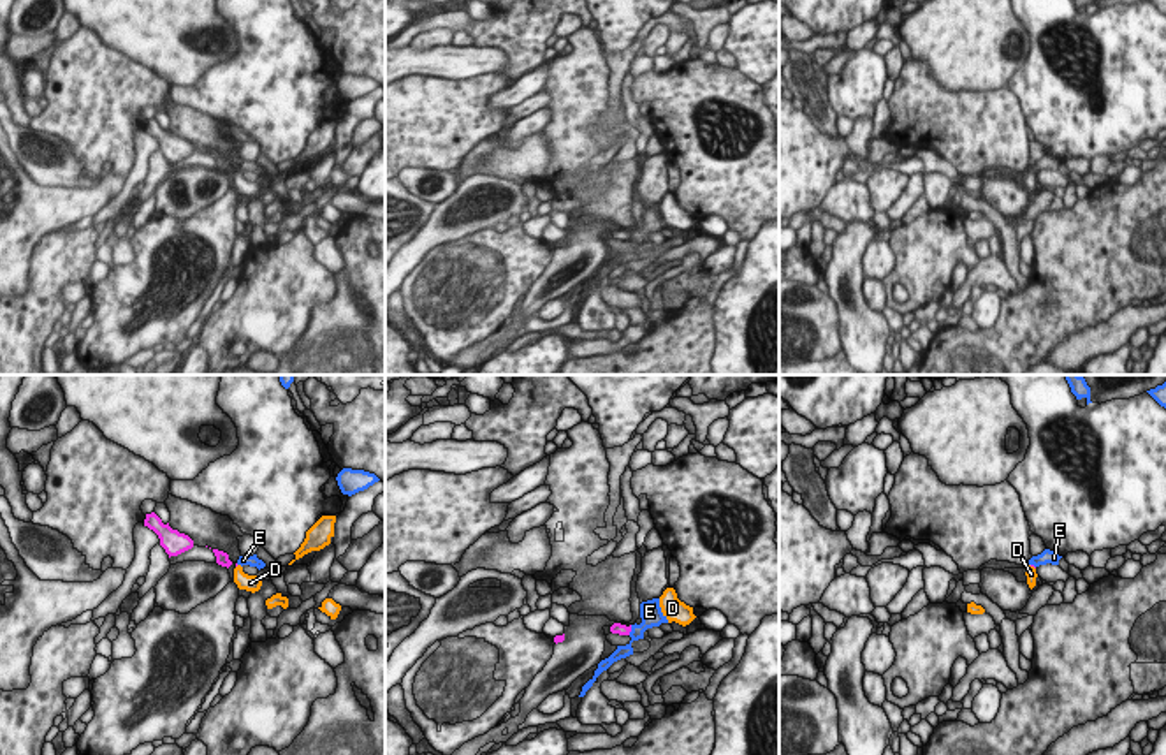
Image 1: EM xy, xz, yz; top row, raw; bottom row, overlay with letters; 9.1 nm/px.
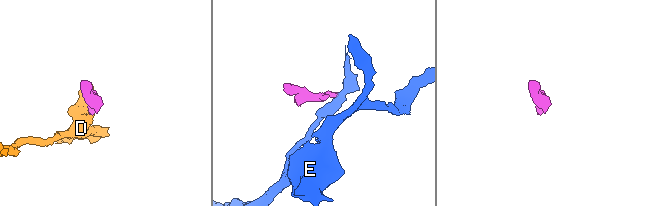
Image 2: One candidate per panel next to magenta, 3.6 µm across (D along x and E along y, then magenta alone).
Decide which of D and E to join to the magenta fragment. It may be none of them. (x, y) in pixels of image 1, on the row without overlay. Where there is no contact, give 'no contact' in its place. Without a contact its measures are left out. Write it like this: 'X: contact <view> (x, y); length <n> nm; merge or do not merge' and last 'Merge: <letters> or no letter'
D: contact yz (1033, 171); length 70 nm; merge
E: contact xz (630, 236); length 100 nm; do not merge
Merge: D

